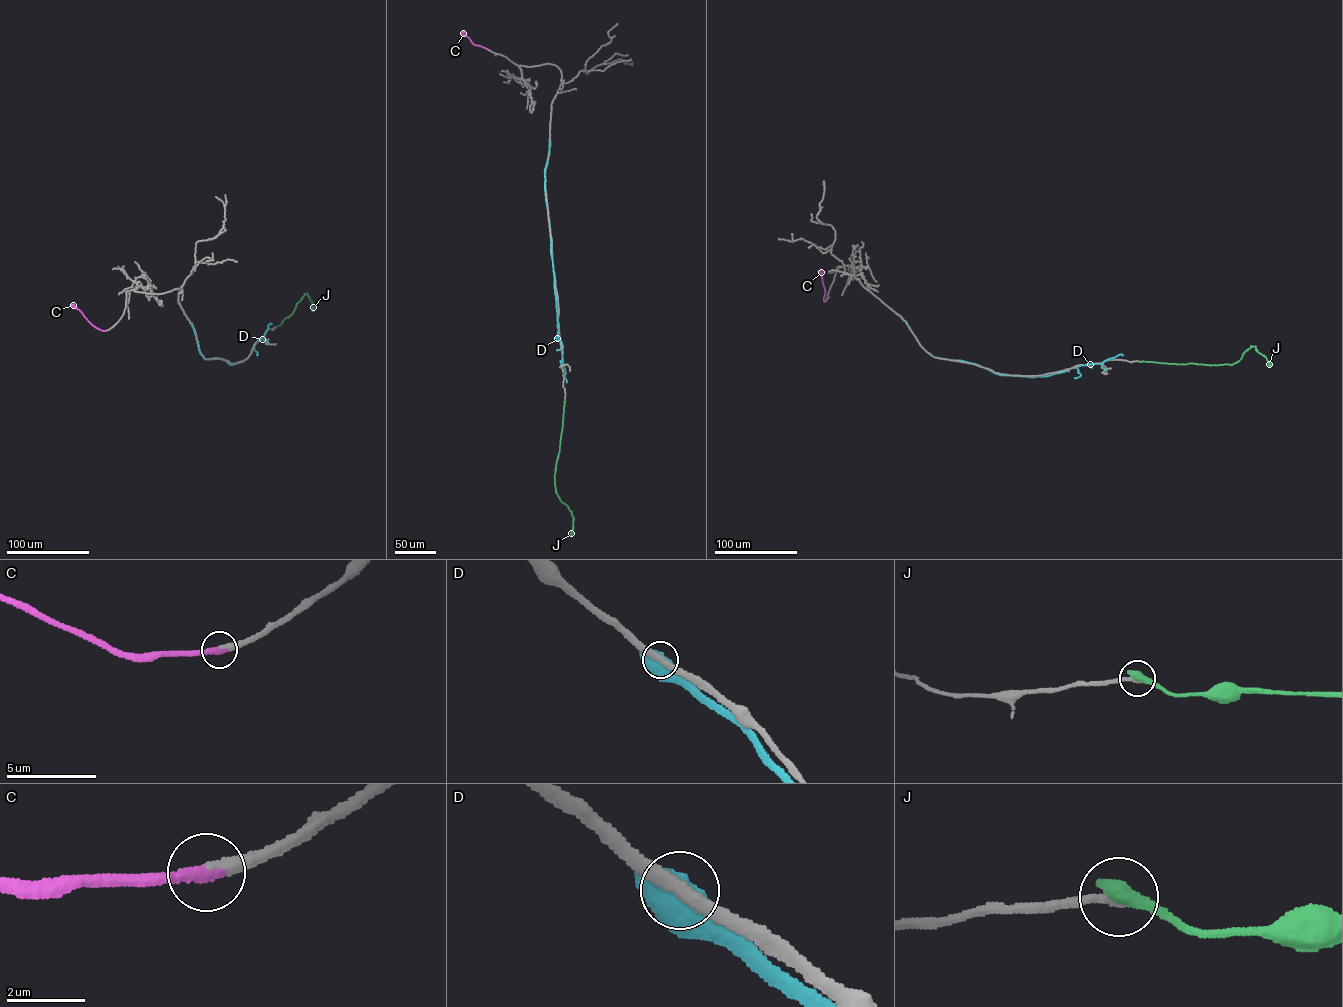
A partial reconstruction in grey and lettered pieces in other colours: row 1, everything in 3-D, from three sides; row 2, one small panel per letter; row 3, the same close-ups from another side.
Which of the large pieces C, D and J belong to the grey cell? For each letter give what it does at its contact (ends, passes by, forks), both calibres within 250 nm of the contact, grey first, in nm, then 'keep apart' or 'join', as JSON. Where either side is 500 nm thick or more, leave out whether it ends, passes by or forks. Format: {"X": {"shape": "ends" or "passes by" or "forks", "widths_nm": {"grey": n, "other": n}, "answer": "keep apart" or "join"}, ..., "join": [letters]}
{"C": {"shape": "ends", "widths_nm": {"grey": 300, "other": 400}, "answer": "join"}, "D": {"widths_nm": {"grey": 320, "other": 750}, "answer": "keep apart"}, "J": {"shape": "ends", "widths_nm": {"grey": 220, "other": 460}, "answer": "keep apart"}, "join": ["C"]}

